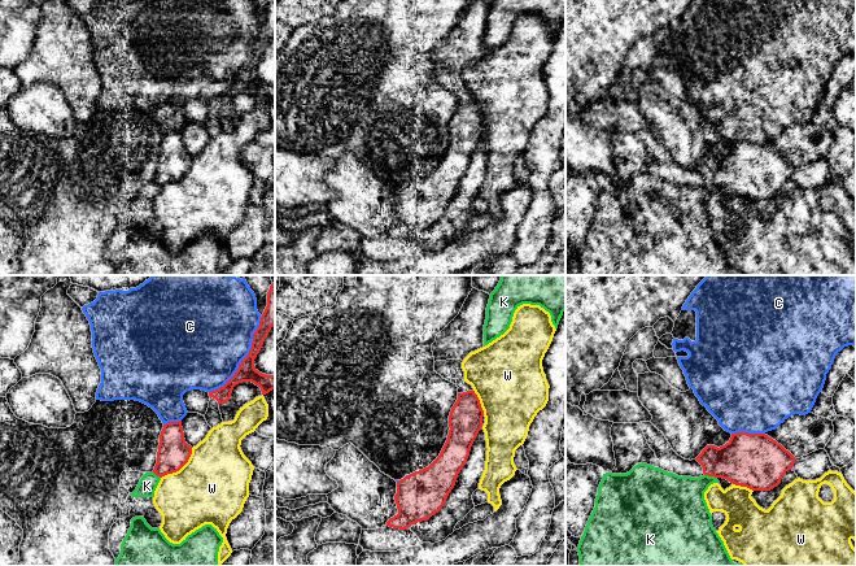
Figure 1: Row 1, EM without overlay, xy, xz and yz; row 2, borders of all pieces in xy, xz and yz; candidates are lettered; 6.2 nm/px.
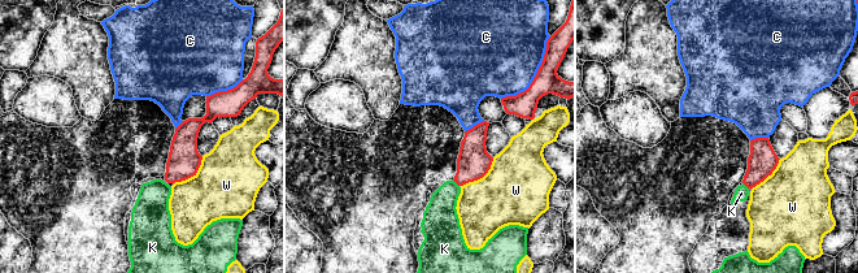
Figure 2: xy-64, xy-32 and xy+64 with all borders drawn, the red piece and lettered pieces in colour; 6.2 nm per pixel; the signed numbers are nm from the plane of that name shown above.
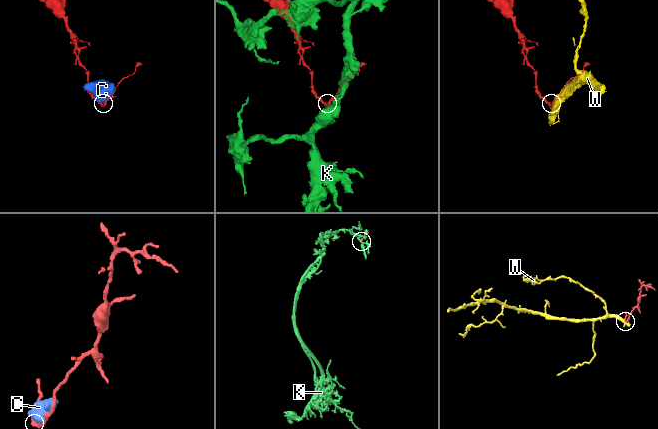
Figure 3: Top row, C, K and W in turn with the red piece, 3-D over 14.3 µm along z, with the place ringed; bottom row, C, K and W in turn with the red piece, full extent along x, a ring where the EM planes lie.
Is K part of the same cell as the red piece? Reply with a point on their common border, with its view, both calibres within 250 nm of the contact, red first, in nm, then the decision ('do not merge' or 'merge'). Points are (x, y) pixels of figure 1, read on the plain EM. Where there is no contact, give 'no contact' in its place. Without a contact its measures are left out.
meets red in yz at (710, 184); 320 nm thick on the red side, 320 nm on the other; do not merge

